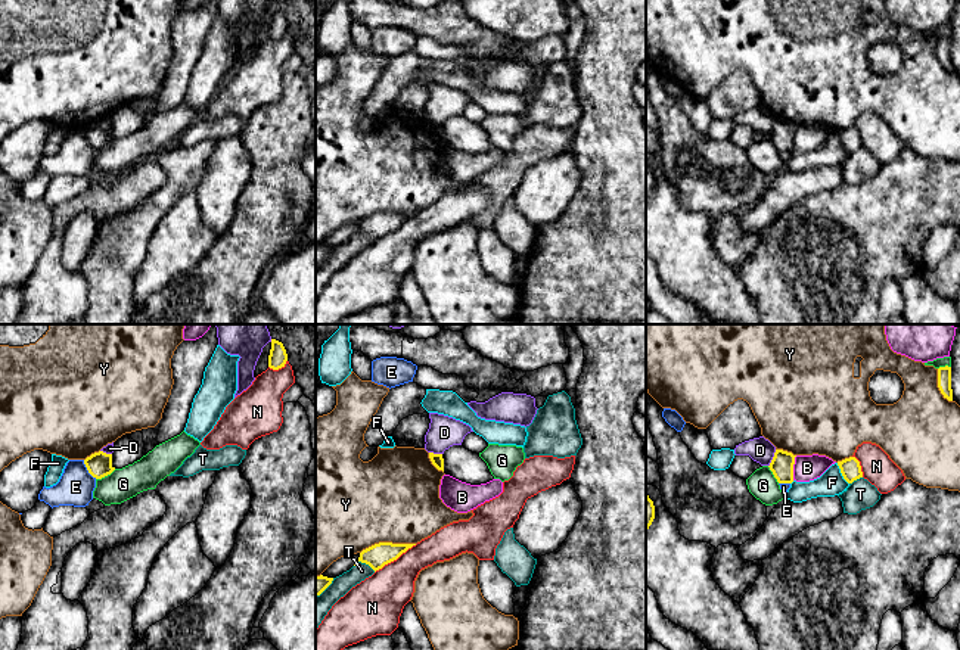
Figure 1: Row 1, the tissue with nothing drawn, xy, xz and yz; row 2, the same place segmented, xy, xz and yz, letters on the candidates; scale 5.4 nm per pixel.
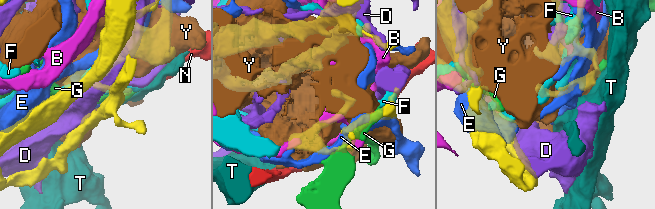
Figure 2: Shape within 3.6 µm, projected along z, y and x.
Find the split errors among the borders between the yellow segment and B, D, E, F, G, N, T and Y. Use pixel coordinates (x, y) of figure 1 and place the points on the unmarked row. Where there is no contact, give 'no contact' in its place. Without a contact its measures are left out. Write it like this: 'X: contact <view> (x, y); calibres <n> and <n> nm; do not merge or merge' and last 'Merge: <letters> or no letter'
B: contact yz (792, 137); calibres 130 and 140 nm; do not merge
D: contact yz (773, 128); calibres 130 and 140 nm; do not merge
E: contact xy (87, 139); calibres 140 and 200 nm; do not merge
F: contact yz (841, 142); calibres 110 and 140 nm; do not merge
G: contact xy (105, 145); calibres 140 and 180 nm; do not merge
N: contact xz (395, 229); calibres 130 and 280 nm; do not merge
T: contact xz (364, 232); calibres 130 and 100 nm; do not merge
Y: contact xz (387, 212); calibres 130 and 480 nm; do not merge
Merge: no letter

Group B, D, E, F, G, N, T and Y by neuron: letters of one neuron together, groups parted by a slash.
B / D / E / F / G / N / T / Y

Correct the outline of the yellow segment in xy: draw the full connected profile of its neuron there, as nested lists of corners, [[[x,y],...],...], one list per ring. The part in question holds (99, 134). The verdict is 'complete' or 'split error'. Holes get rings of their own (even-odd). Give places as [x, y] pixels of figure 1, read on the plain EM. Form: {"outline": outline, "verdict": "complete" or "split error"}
{"outline": [[[103,121],[94,122],[87,127],[84,130],[84,134],[88,143],[96,149],[102,149],[115,140],[115,137],[112,136],[112,124],[106,124]]], "verdict": "complete"}

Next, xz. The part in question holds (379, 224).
{"outline": [[[379,212],[360,223],[358,231],[369,234],[375,242],[397,230],[416,214]]], "verdict": "complete"}

